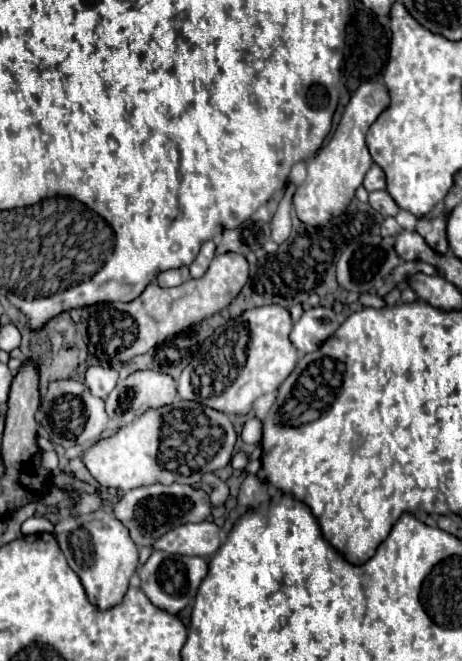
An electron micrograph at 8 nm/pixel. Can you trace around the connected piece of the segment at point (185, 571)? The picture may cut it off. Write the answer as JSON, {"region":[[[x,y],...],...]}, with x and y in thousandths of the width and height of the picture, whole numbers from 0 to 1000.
{"region":[[[333,832],[320,850],[299,859],[299,871],[307,877],[303,890],[320,902],[320,908],[364,926],[364,929],[385,929],[394,926],[411,911],[420,911],[429,890],[437,877],[446,874],[446,847],[433,841],[390,841],[390,838],[368,838],[351,832]]]}

